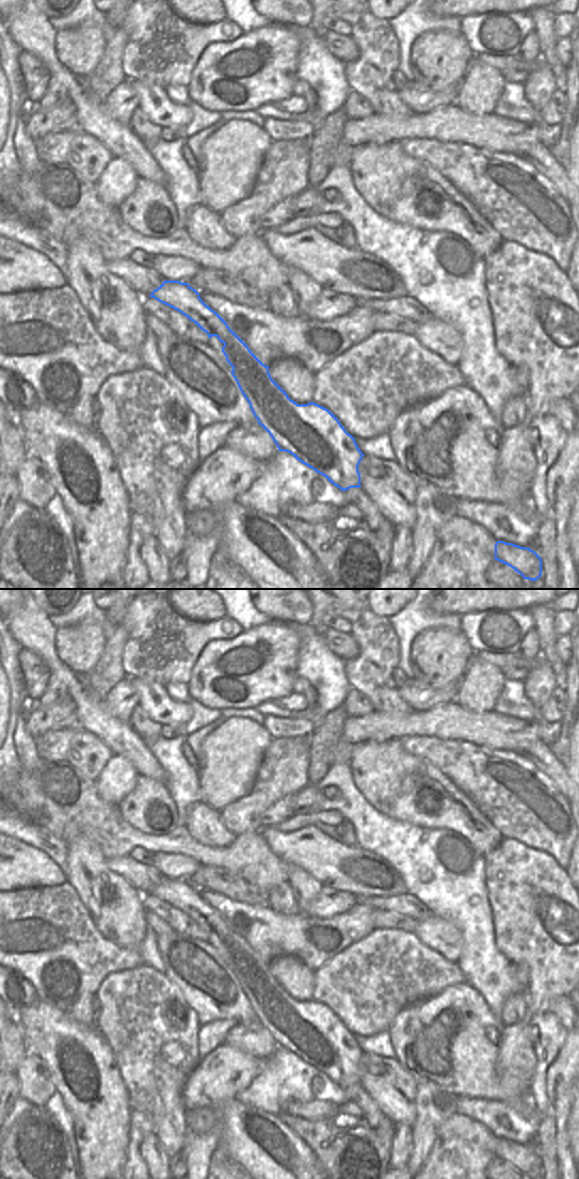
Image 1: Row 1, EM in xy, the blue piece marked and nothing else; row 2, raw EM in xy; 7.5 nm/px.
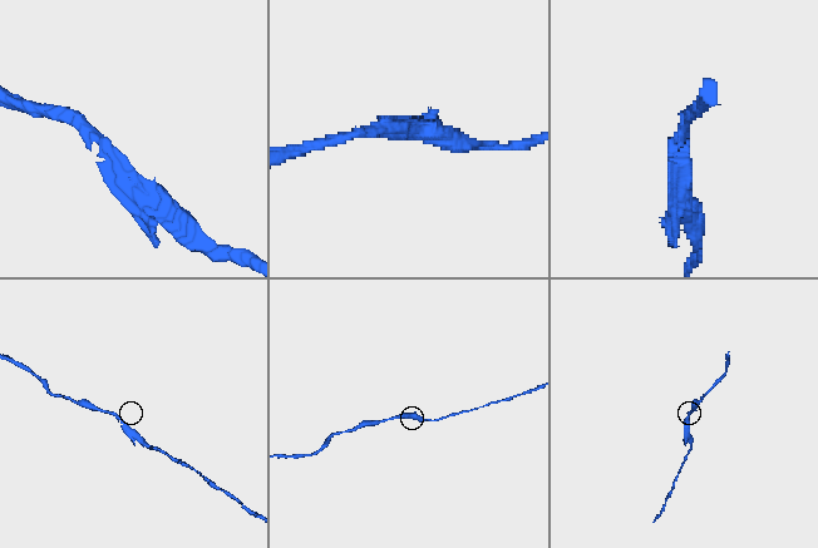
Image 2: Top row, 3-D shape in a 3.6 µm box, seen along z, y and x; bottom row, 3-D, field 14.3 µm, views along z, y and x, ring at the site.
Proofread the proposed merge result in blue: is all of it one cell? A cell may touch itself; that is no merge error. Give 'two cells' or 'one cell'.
two cells

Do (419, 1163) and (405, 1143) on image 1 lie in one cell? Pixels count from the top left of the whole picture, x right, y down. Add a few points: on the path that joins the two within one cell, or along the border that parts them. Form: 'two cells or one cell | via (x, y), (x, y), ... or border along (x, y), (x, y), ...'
two cells | border along (412, 1127), (413, 1149), (404, 1167)

